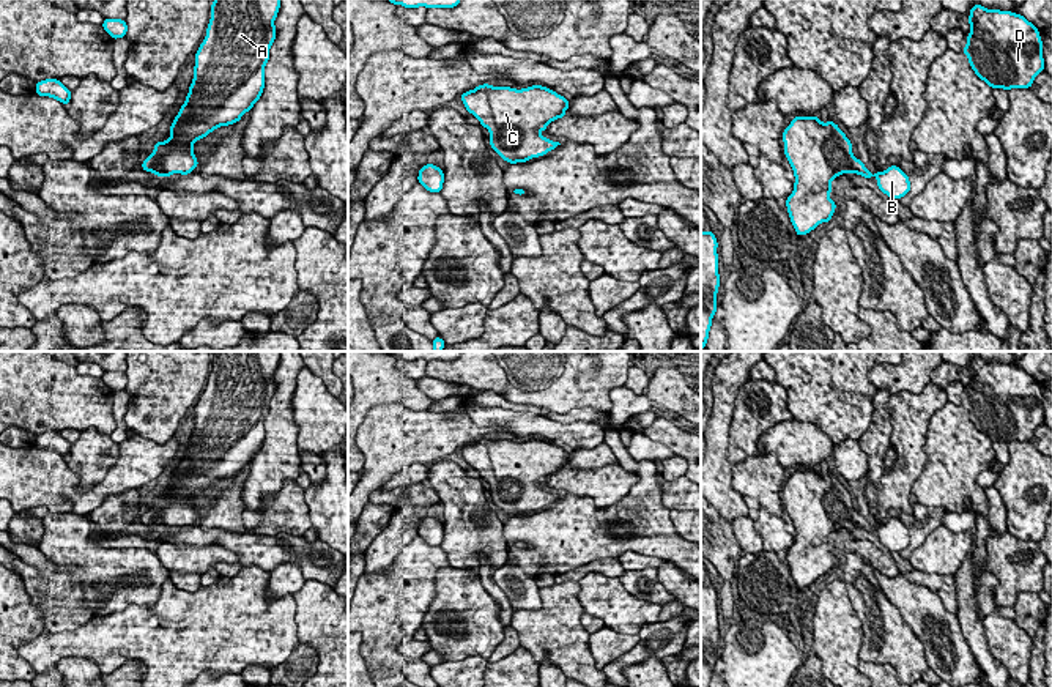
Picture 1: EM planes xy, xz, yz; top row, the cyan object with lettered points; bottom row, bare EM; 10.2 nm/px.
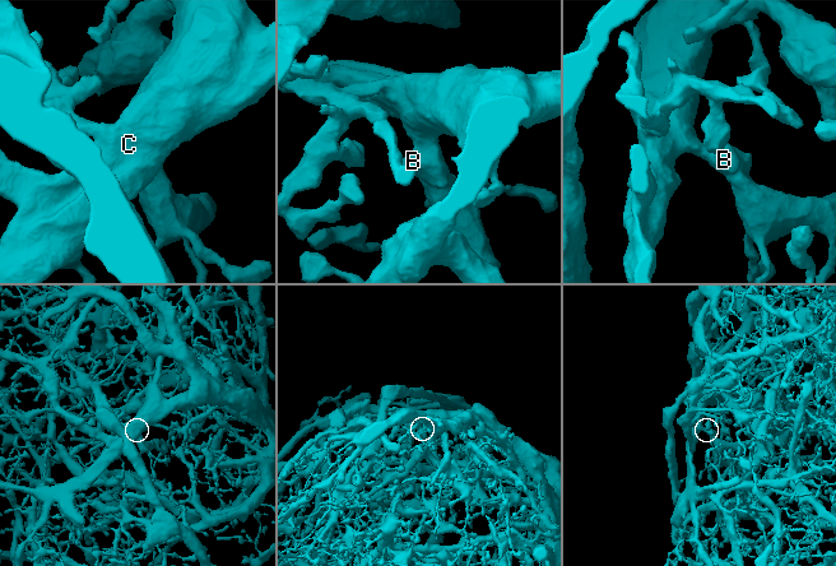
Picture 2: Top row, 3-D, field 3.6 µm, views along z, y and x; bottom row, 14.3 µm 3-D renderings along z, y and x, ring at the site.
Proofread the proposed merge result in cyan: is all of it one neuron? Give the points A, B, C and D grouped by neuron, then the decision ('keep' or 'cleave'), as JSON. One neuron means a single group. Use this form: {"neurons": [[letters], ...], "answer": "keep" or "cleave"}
{"neurons": [["A", "B", "C", "D"]], "answer": "keep"}

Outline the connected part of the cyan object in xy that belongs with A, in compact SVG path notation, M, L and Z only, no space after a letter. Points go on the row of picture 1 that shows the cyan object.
M214 0L206 36L195 54L194 79L184 104L169 132L170 139L156 142L153 153L142 162L145 172L156 176L187 175L198 161L194 143L220 126L235 124L250 112L265 88L265 65L276 39L280 0Z

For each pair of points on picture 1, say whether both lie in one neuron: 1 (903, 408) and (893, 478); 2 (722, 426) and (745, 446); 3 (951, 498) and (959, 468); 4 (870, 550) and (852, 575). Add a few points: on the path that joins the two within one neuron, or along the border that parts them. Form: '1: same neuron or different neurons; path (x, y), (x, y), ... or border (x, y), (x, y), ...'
1: same neuron; path (909, 427), (909, 464)
2: different neurons; border (737, 396), (729, 430), (729, 465)
3: same neuron; path (951, 490), (951, 476)
4: different neurons; border (849, 549), (863, 557)

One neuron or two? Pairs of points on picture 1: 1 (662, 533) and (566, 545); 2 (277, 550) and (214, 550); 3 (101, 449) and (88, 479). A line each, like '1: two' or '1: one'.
1: one
2: two
3: one

